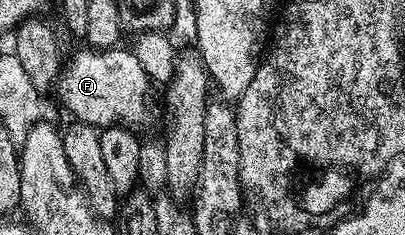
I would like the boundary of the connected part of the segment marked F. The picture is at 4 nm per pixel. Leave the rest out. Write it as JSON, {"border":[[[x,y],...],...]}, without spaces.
{"border":[[[89,46],[65,61],[58,78],[56,93],[62,104],[79,124],[92,124],[99,129],[118,126],[135,126],[142,120],[142,96],[152,89],[150,75],[140,66],[129,47],[119,46],[99,50]]]}

